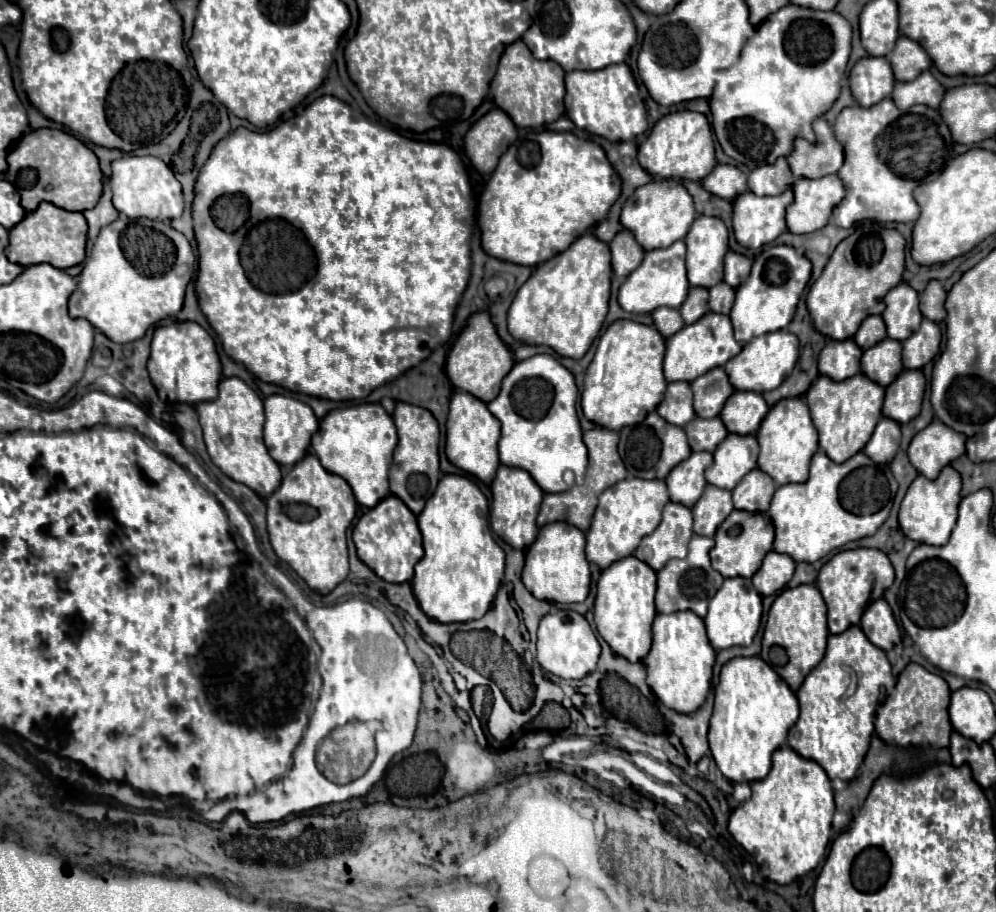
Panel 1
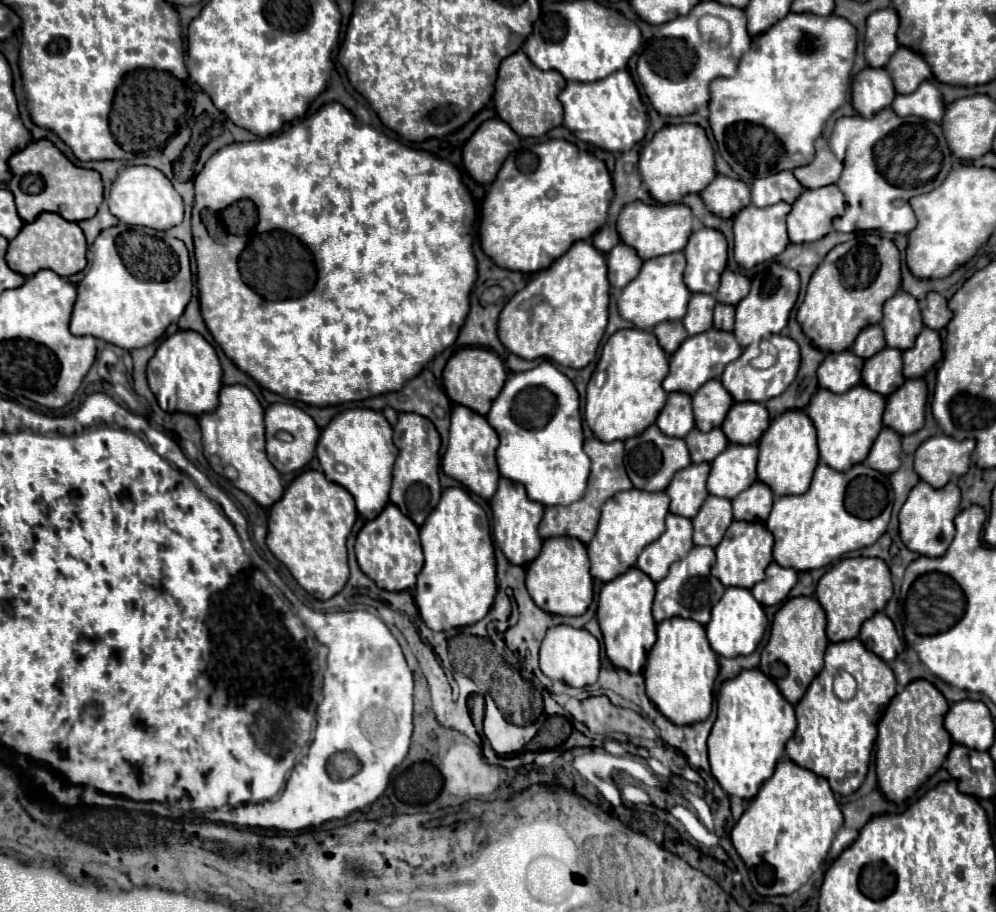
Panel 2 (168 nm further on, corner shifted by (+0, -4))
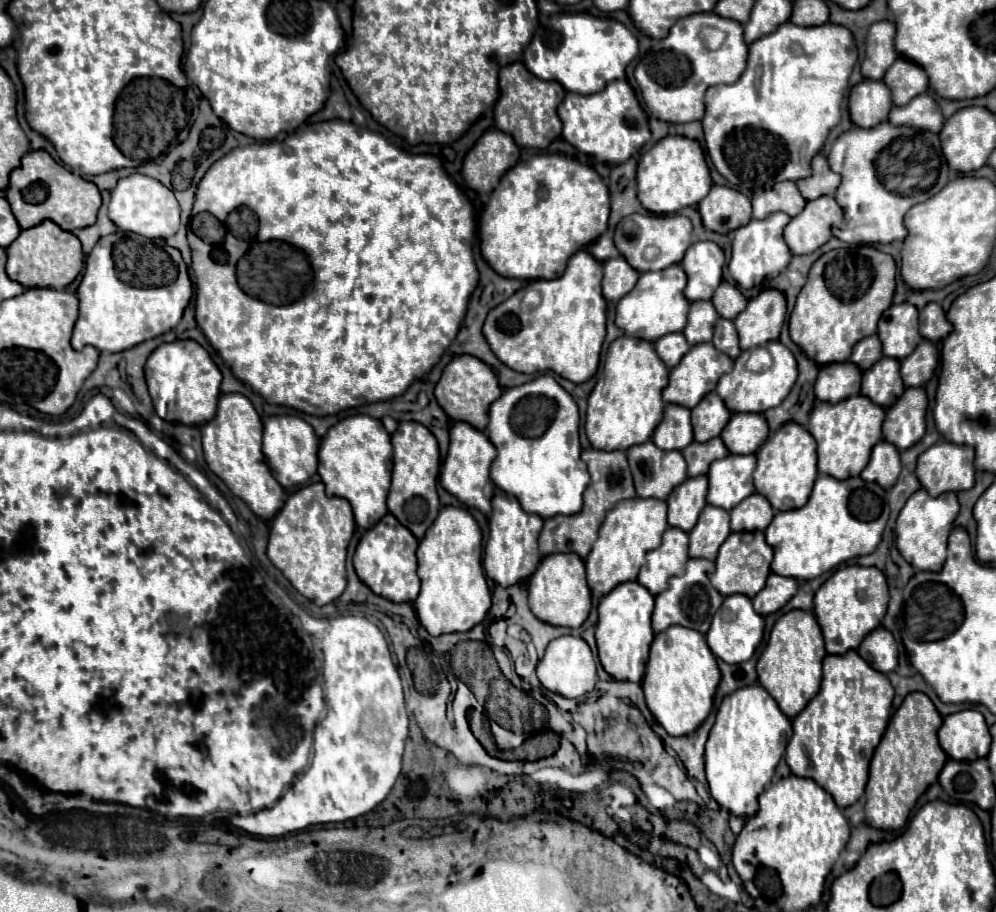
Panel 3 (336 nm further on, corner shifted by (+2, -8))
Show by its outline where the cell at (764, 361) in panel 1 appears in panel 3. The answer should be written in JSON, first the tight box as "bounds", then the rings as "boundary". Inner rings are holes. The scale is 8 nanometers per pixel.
{"bounds":[716,342,798,412],"boundary":[[[768,342],[766,348],[770,350],[772,358],[774,358],[774,364],[766,370],[766,372],[748,372],[744,368],[744,360],[748,360],[750,352],[744,350],[736,362],[734,362],[734,370],[724,374],[718,382],[718,388],[716,392],[720,394],[720,398],[724,398],[724,404],[728,406],[728,410],[732,412],[764,412],[768,408],[774,408],[778,406],[790,392],[790,388],[794,386],[796,382],[796,376],[798,376],[798,366],[796,366],[796,360],[792,356],[792,352],[782,344],[782,342]]]}

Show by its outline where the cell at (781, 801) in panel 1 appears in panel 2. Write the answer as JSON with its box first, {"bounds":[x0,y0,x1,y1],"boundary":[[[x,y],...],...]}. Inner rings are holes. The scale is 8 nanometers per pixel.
{"bounds":[732,760,844,896],"boundary":[[[782,760],[732,830],[732,844],[744,860],[754,890],[762,896],[792,894],[824,862],[832,840],[844,824],[830,784],[792,760]]]}

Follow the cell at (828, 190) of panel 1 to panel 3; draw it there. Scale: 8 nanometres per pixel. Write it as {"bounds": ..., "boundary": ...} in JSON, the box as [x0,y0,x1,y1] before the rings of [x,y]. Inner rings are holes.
{"bounds":[784,196,843,254],"boundary":[[[832,196],[806,202],[804,210],[784,228],[784,240],[792,254],[812,254],[832,238],[832,228],[841,227],[843,210]]]}

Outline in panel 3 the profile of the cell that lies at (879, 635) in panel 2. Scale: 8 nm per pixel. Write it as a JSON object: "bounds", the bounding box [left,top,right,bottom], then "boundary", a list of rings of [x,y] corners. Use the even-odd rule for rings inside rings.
{"bounds":[858,626,898,674],"boundary":[[[878,626],[872,630],[864,642],[858,648],[858,654],[874,668],[880,670],[882,674],[888,674],[896,668],[898,664],[898,652],[896,652],[896,642],[890,630]]]}

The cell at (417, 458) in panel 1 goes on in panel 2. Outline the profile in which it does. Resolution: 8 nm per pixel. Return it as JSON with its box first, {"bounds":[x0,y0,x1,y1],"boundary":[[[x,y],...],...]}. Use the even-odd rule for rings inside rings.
{"bounds":[390,414,440,526],"boundary":[[[400,414],[394,426],[394,444],[398,448],[398,458],[394,464],[394,478],[390,490],[390,502],[396,504],[402,514],[406,514],[416,526],[422,526],[428,514],[440,502],[440,482],[438,482],[438,466],[440,466],[440,436],[434,424],[420,414]]]}

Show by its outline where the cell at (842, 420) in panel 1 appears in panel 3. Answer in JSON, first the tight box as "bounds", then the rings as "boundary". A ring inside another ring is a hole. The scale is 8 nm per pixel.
{"bounds":[808,394,884,478],"boundary":[[[862,394],[846,398],[838,404],[816,402],[814,410],[810,412],[808,430],[818,442],[818,472],[834,478],[858,476],[868,464],[872,446],[882,440],[882,420],[884,408],[876,406]]]}

